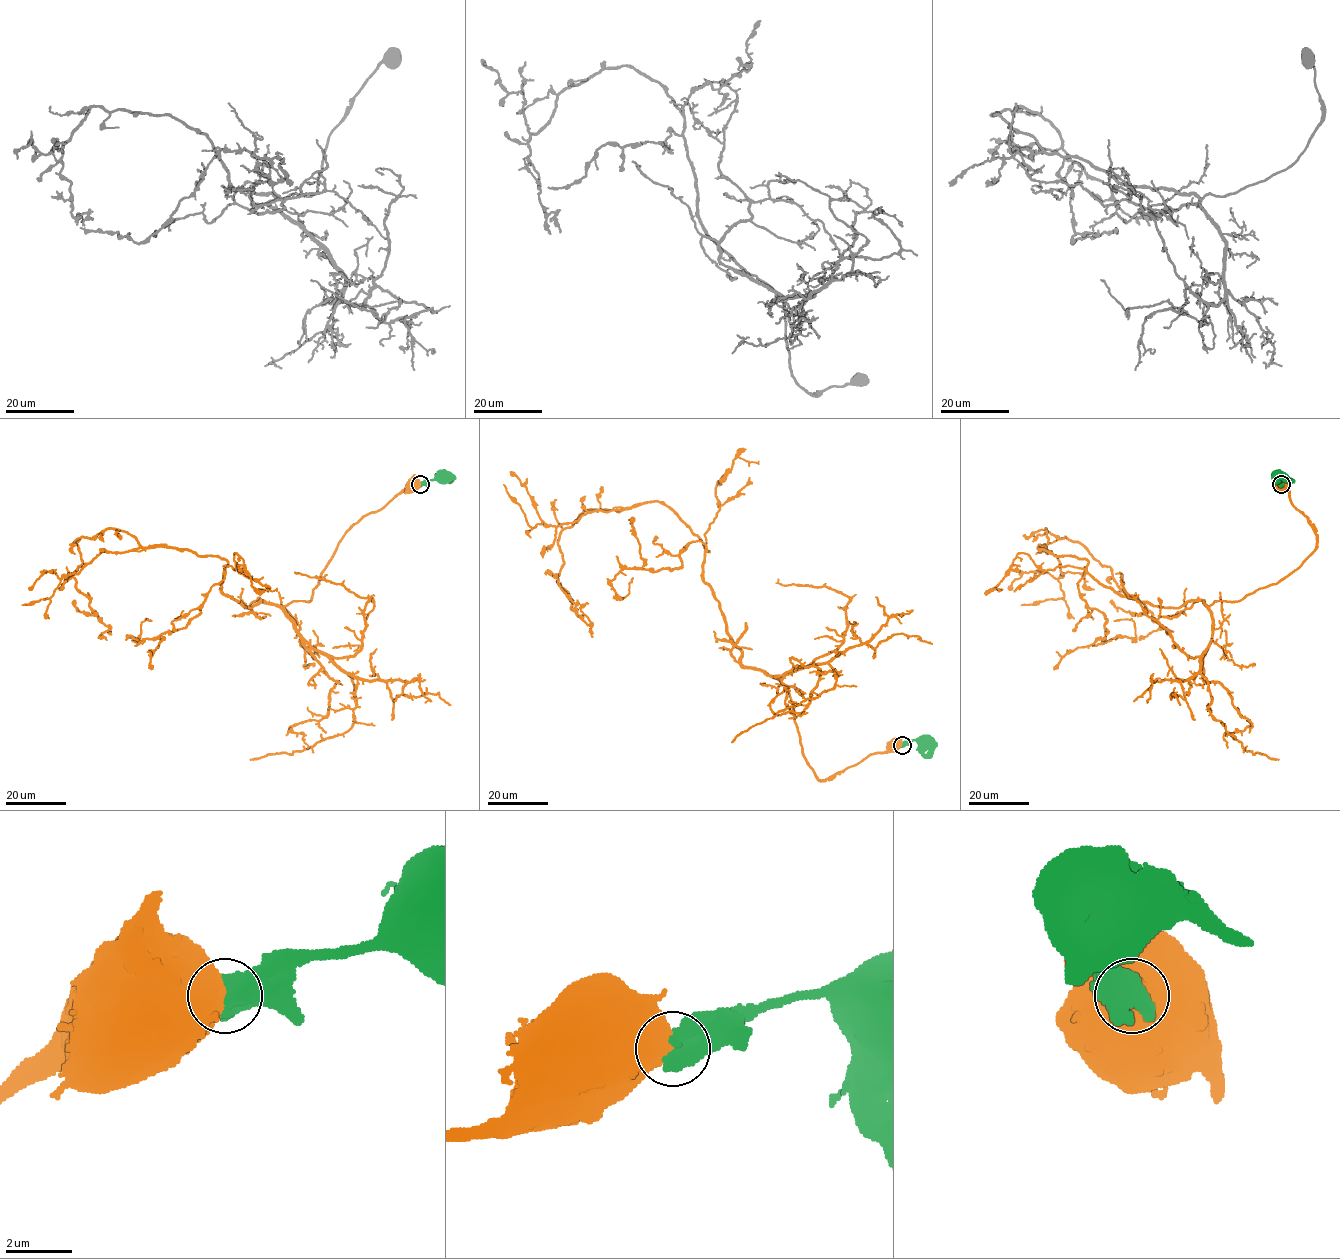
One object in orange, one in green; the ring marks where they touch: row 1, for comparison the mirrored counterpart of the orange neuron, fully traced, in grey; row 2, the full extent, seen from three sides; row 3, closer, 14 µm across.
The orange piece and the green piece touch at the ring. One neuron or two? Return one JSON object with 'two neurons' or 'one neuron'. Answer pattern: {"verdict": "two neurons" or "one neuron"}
{"verdict": "two neurons"}

